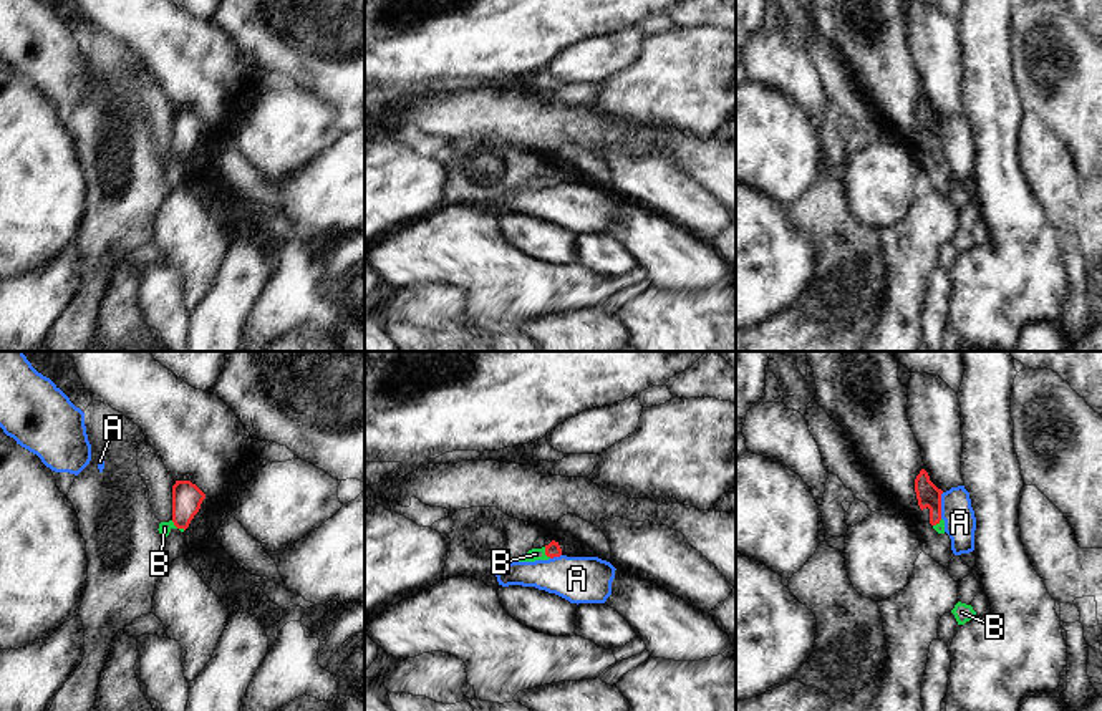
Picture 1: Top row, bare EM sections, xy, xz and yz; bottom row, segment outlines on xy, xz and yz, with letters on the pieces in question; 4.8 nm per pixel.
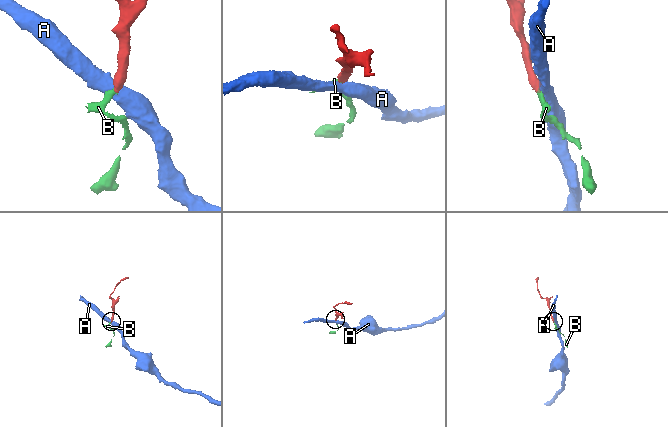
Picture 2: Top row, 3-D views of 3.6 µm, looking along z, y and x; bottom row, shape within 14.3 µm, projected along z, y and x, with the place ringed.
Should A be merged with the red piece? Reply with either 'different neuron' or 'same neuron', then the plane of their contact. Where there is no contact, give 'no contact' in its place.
different neuron; contact in yz

